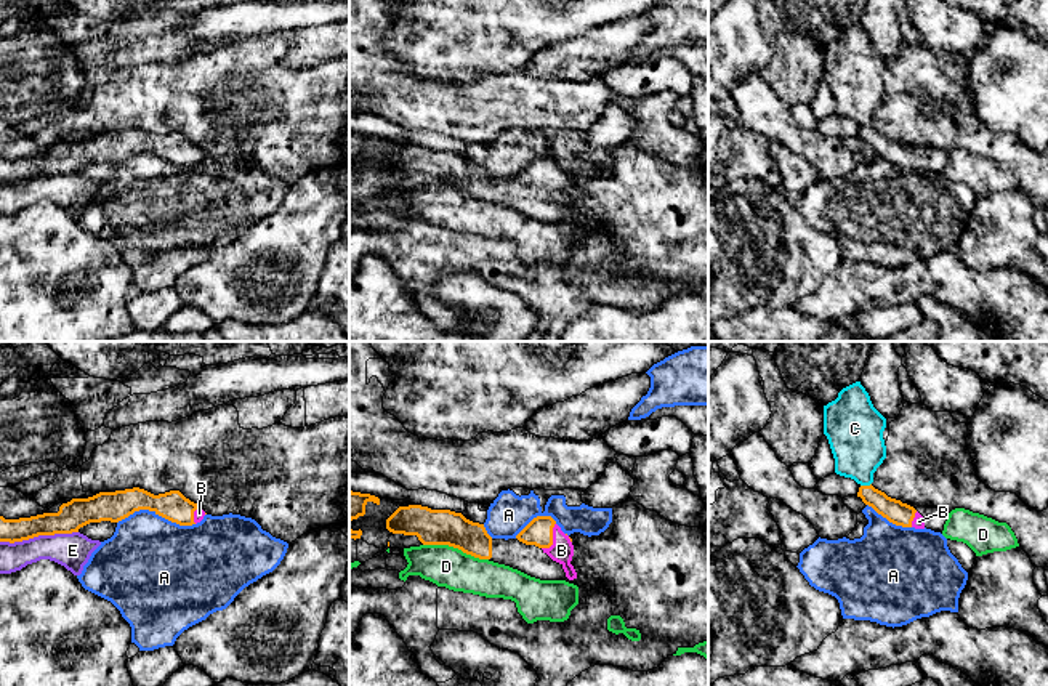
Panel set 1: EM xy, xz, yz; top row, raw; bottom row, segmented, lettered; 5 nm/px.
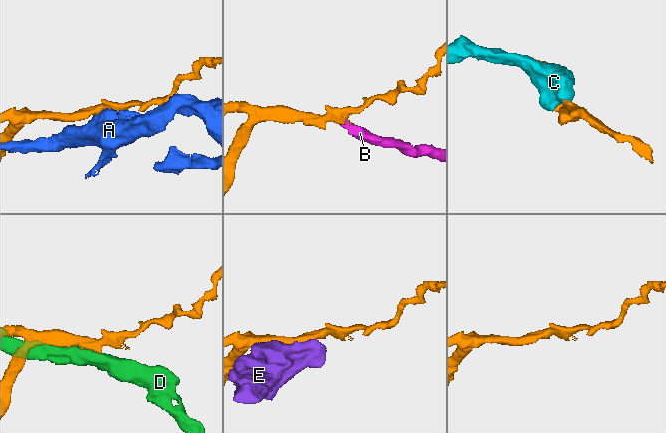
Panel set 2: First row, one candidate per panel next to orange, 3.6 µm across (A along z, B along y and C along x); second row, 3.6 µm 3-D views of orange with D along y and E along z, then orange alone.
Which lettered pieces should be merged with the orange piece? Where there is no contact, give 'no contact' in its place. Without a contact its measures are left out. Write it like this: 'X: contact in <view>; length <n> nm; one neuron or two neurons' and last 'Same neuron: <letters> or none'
A: contact in xy; length 400 nm; two neurons
B: contact in xz; length 150 nm; one neuron
C: contact in yz; length 60 nm; two neurons
D: contact in xz; length 340 nm; two neurons
E: contact in xy; length 400 nm; two neurons
Same neuron: B

